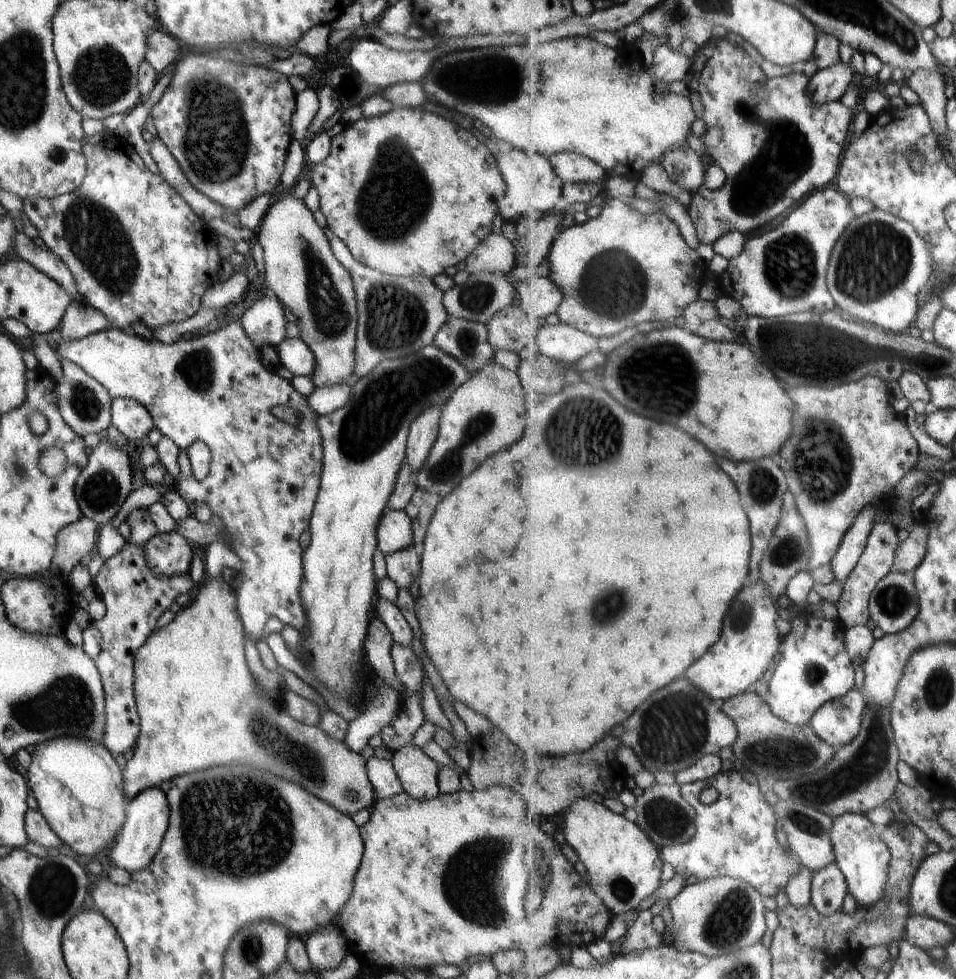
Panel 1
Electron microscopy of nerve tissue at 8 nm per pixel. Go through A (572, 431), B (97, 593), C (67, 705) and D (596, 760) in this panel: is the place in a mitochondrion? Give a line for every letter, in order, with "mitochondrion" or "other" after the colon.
A: mitochondrion
B: other
C: mitochondrion
D: other

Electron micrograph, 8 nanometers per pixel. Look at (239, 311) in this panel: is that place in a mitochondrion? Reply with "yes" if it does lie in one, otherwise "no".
no

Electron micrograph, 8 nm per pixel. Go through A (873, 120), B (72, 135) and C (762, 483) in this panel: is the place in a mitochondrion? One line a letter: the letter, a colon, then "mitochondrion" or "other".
A: other
B: other
C: mitochondrion

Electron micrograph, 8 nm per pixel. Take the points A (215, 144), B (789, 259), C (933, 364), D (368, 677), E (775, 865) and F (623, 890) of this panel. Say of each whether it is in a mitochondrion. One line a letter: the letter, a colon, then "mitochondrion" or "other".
A: mitochondrion
B: mitochondrion
C: mitochondrion
D: other
E: other
F: mitochondrion

